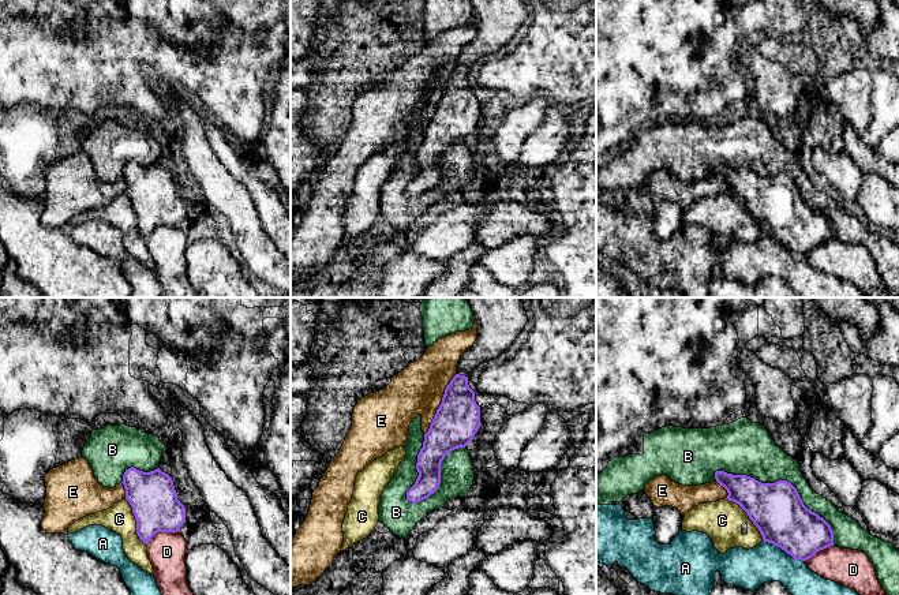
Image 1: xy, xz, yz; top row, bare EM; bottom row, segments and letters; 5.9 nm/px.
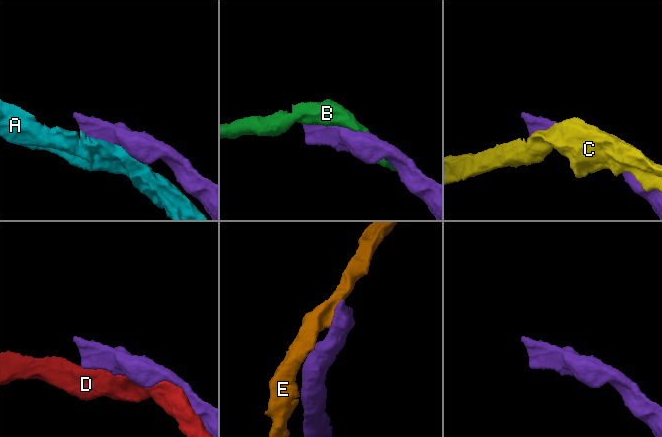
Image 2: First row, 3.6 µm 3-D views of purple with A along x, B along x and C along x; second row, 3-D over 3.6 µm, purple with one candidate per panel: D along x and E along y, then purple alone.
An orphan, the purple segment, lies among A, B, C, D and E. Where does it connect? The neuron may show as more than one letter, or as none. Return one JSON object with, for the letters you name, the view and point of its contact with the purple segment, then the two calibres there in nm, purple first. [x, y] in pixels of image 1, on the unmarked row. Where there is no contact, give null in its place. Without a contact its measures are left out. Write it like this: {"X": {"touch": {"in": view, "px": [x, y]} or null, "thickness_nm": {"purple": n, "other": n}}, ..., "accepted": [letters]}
{"accepted": []}

